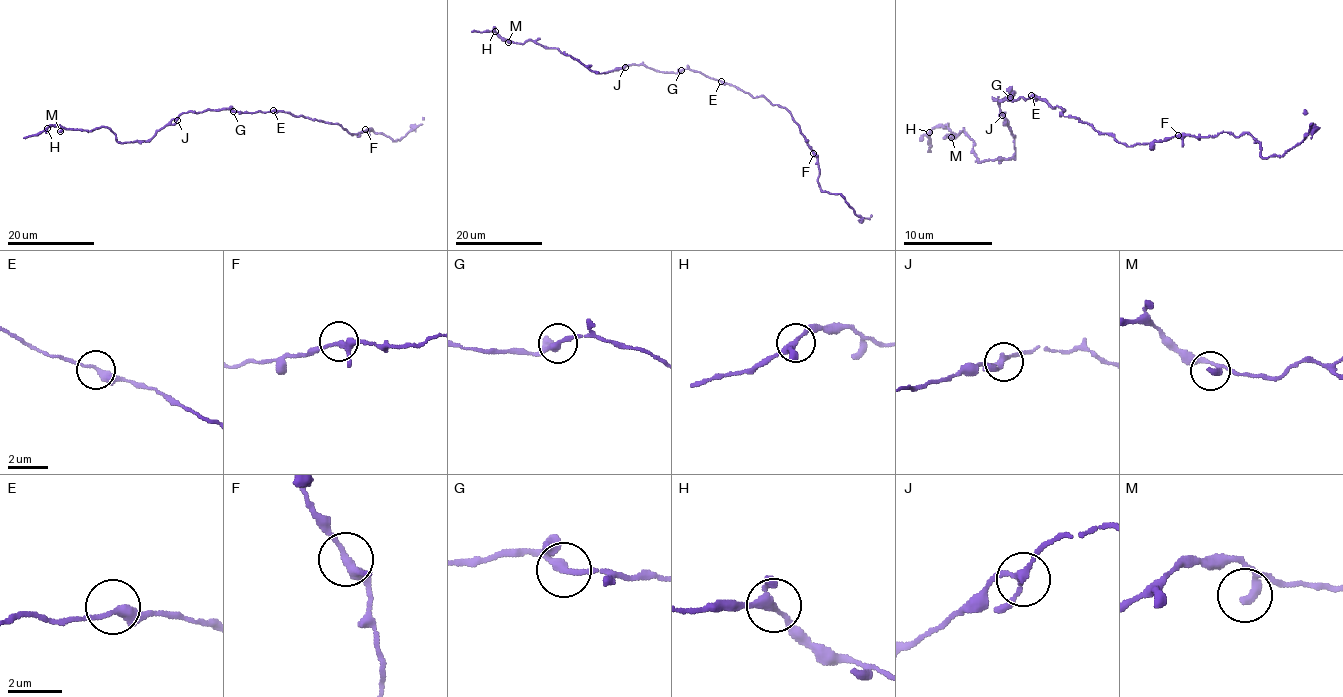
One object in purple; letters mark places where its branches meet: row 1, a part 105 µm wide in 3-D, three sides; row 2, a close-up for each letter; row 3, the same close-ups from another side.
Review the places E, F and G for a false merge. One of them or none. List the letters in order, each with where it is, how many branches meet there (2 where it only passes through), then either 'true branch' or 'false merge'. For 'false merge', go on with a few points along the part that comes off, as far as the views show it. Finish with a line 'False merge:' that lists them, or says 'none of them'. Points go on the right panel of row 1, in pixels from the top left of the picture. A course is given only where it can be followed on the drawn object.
E: place (1031, 95); branches 2; true branch
F: place (1178, 135); branches 3; true branch
G: place (1010, 97); branches 3; true branch
False merge: none of them

